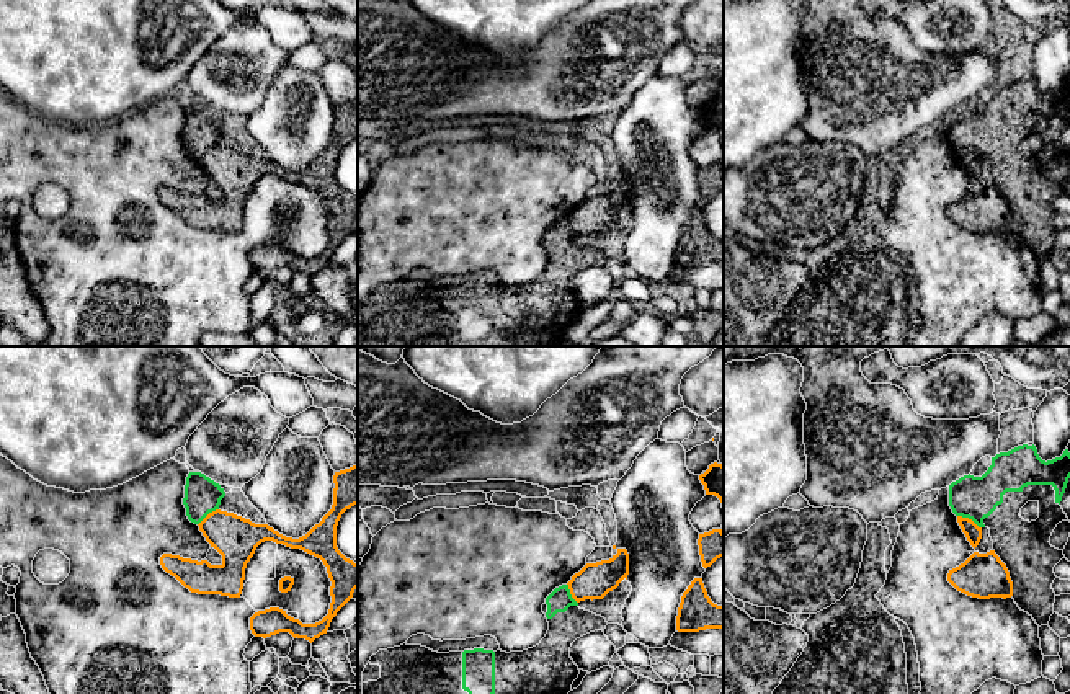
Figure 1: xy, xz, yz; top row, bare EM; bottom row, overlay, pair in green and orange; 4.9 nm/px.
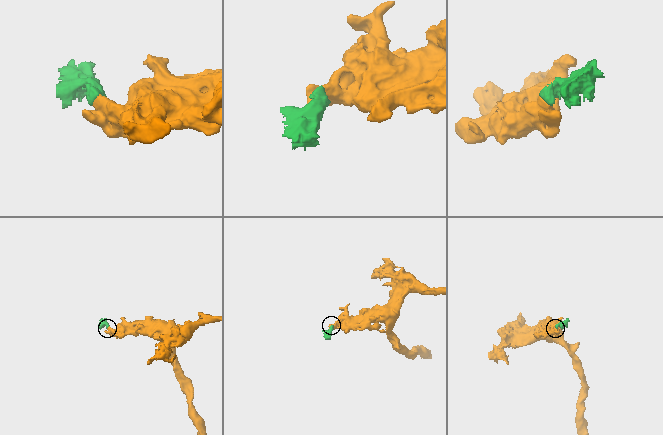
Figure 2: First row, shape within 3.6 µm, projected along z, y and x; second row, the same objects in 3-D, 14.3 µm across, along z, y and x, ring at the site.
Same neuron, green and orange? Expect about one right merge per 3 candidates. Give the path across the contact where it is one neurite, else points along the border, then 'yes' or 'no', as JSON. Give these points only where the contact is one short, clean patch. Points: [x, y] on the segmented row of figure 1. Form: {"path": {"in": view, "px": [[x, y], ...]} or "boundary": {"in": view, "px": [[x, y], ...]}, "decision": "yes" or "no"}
{"boundary": {"in": "yz", "px": [[958, 515], [971, 518], [980, 528]]}, "decision": "no"}

